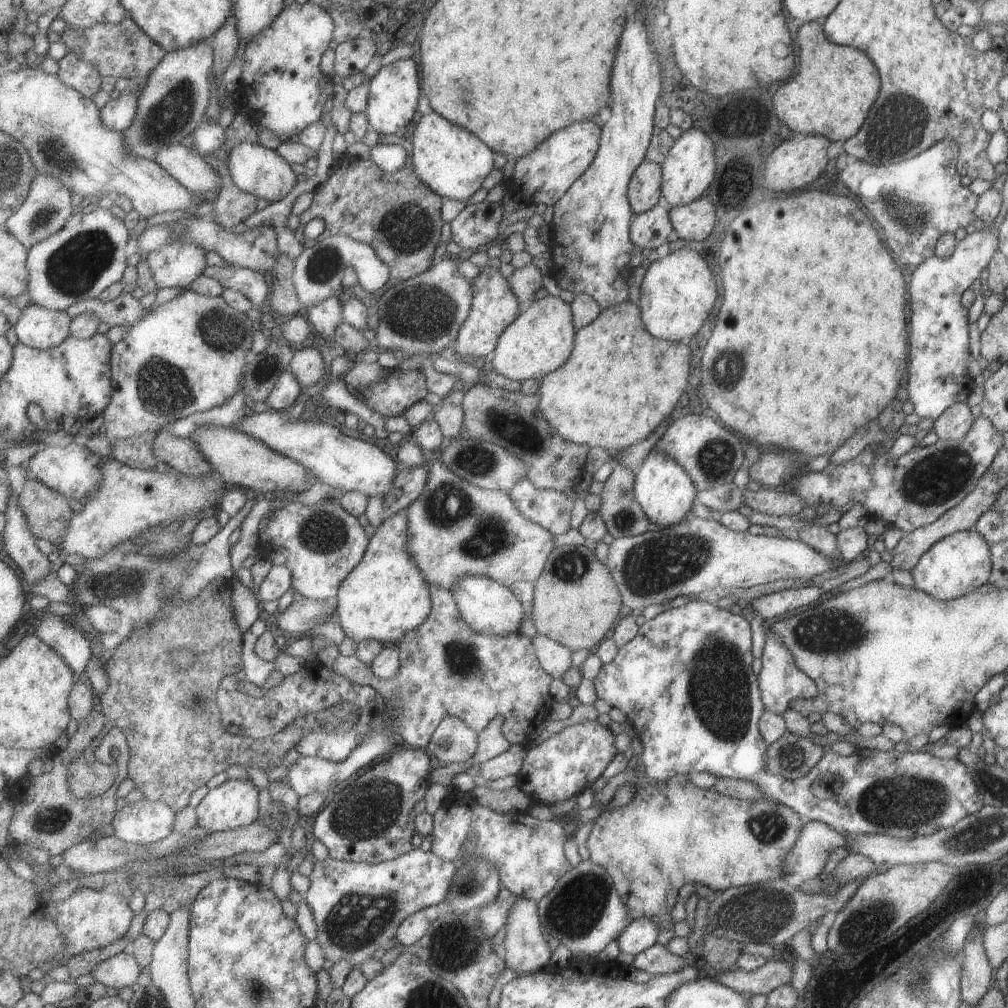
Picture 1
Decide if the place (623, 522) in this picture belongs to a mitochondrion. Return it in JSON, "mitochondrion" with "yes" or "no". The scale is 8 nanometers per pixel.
{"mitochondrion":"yes"}

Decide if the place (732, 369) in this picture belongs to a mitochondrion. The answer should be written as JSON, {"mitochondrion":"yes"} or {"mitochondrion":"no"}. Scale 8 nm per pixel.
{"mitochondrion":"yes"}

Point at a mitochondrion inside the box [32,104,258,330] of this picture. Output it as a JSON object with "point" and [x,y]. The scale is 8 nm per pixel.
{"point":[73,269]}

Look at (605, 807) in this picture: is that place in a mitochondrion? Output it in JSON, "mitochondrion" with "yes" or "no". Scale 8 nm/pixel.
{"mitochondrion":"no"}

